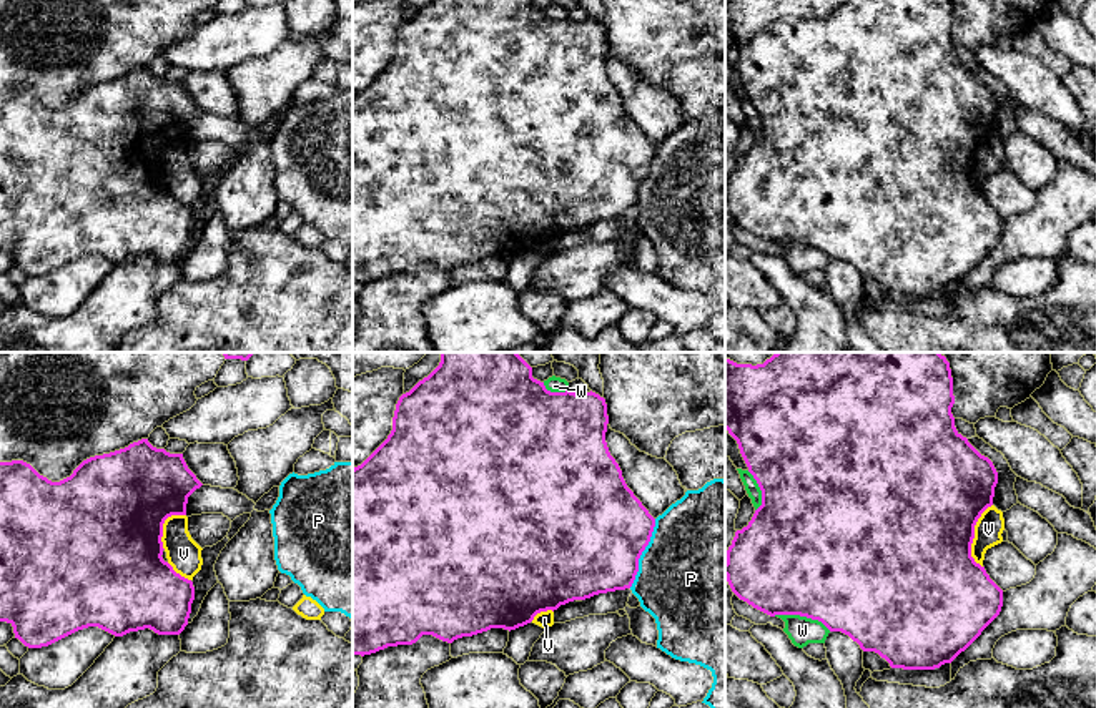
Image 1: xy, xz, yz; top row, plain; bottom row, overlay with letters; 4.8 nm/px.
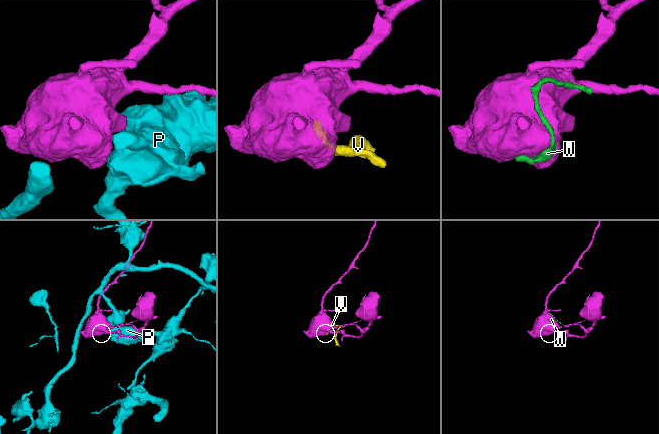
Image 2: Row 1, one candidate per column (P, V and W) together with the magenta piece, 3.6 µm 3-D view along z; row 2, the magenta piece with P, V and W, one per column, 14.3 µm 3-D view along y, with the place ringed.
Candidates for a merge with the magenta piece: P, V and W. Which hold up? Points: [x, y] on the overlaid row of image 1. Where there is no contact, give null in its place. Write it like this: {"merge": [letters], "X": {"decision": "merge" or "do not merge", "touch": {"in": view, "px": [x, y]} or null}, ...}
{"merge": [], "P": {"decision": "do not merge", "touch": {"in": "xz", "px": [641, 554]}}, "V": {"decision": "do not merge", "touch": {"in": "yz", "px": [973, 535]}}, "W": {"decision": "do not merge", "touch": {"in": "yz", "px": [802, 615]}}}

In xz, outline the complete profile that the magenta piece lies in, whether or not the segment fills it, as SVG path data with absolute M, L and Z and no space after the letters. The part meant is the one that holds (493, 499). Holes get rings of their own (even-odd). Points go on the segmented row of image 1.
M441 352L439 366L396 404L388 439L353 469L353 655L371 655L388 647L412 645L422 635L452 643L491 628L516 630L541 612L557 610L574 600L630 588L639 558L650 542L655 519L627 487L610 455L605 432L605 399L595 392L550 392L532 377L532 367L517 352Z

